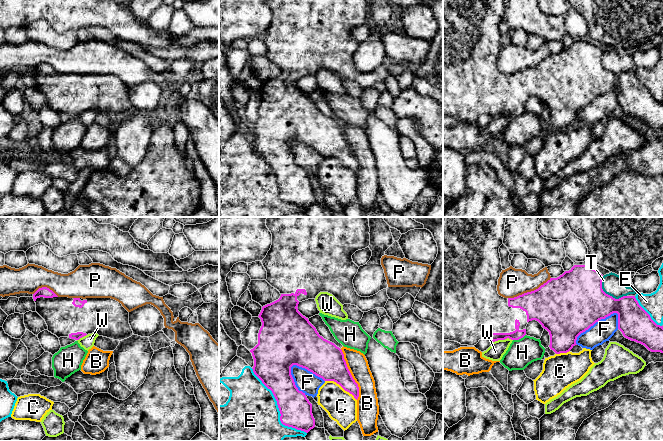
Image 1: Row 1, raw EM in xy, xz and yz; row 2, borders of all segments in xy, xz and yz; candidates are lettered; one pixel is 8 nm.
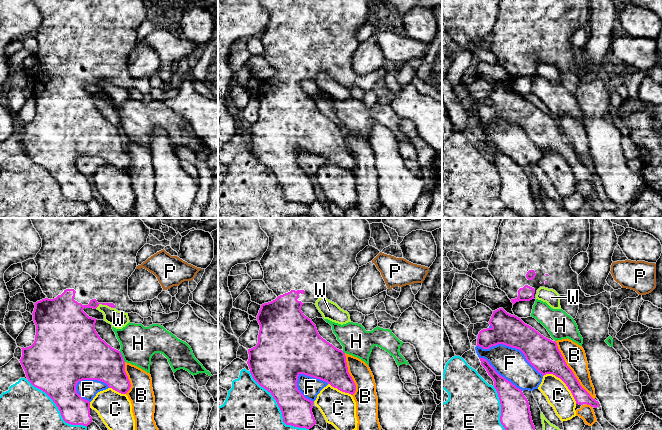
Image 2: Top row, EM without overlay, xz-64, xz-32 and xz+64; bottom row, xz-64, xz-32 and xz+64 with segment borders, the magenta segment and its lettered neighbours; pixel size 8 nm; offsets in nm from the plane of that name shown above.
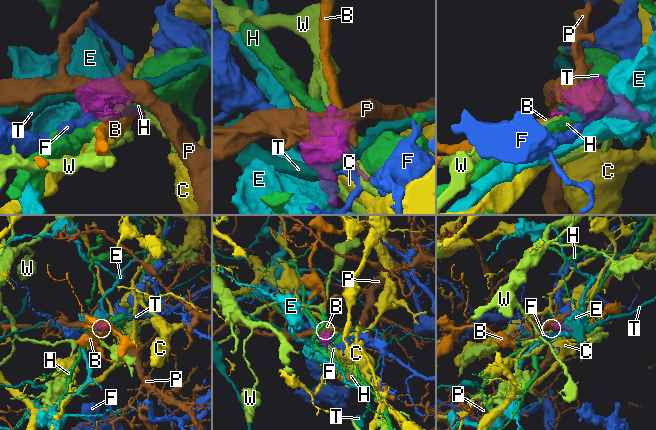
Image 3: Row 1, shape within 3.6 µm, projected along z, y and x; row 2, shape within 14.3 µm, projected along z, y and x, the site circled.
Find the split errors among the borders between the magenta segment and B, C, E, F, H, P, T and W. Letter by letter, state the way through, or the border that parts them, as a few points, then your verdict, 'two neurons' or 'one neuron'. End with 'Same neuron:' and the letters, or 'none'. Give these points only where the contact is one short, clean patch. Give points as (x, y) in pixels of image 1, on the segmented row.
B: two neurons
C: two neurons
E: two neurons
F: two neurons
H: two neurons
P: two neurons
T: two neurons
W: two neurons
Same neuron: none

